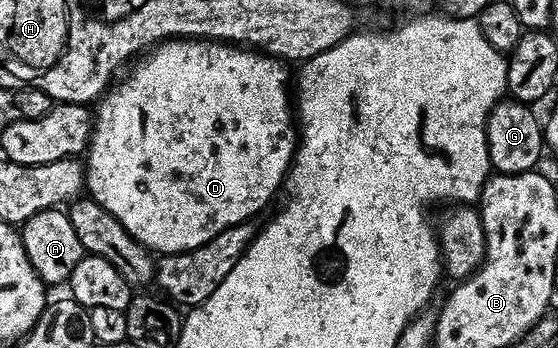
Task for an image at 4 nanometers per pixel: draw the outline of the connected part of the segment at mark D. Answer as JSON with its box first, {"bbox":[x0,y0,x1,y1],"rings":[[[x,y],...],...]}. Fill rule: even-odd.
{"bbox":[86,40,298,254],"rings":[[[164,40],[155,48],[143,53],[127,69],[128,77],[121,84],[120,81],[113,83],[95,105],[92,139],[88,141],[86,149],[87,195],[98,201],[106,210],[110,210],[110,214],[118,218],[118,222],[128,233],[153,254],[194,250],[210,242],[210,238],[214,238],[222,230],[251,221],[252,215],[262,211],[271,202],[272,195],[281,191],[284,177],[288,175],[288,169],[292,166],[292,156],[296,152],[298,128],[294,123],[294,104],[290,99],[288,68],[289,65],[285,61],[277,60],[275,56],[267,56],[265,52],[247,46],[225,44],[218,40]]]}

